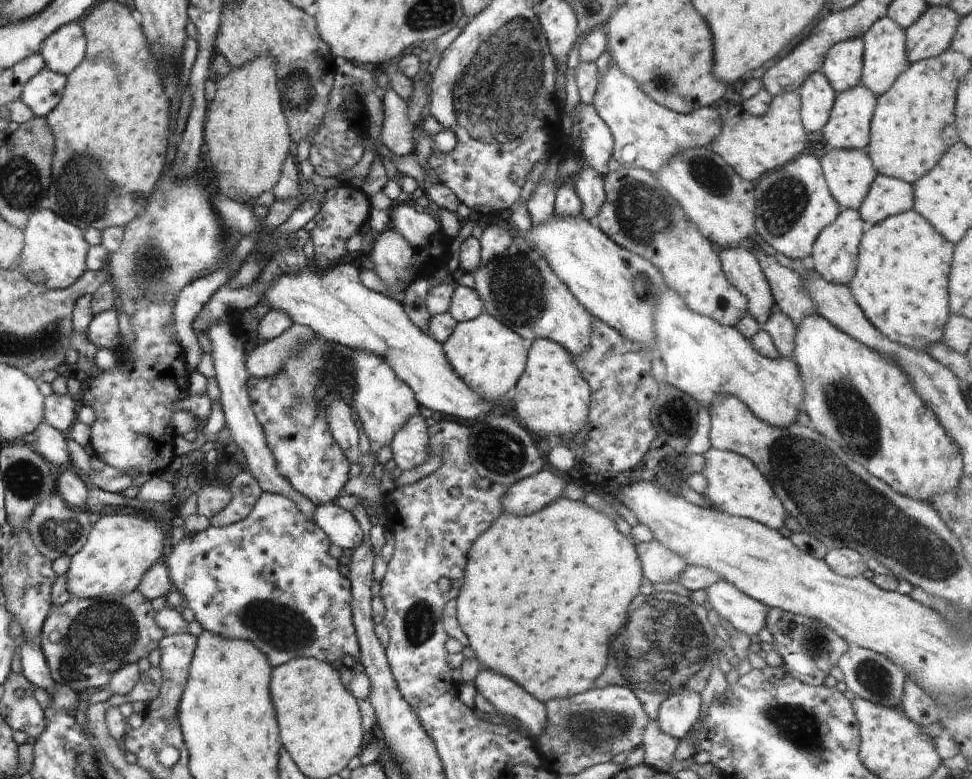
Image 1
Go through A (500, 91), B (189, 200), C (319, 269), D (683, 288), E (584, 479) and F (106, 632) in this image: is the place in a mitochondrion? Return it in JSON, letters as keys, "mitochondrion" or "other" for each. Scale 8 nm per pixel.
{"A":"mitochondrion","B":"other","C":"other","D":"other","E":"other","F":"mitochondrion"}

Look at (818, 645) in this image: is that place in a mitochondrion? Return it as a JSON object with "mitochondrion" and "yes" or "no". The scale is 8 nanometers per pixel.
{"mitochondrion":"yes"}

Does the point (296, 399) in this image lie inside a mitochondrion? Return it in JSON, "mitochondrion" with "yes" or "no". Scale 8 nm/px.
{"mitochondrion":"yes"}

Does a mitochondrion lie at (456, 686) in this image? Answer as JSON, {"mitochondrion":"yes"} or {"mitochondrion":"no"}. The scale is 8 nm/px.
{"mitochondrion":"no"}

